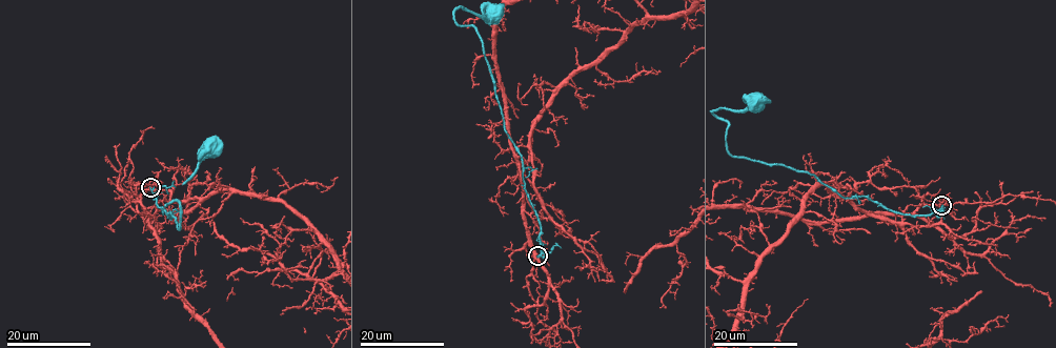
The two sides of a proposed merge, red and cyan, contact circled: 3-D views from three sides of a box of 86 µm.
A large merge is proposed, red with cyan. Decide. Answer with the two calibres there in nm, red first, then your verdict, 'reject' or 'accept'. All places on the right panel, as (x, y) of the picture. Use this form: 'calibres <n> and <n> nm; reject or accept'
calibres 360 and 200 nm; reject

